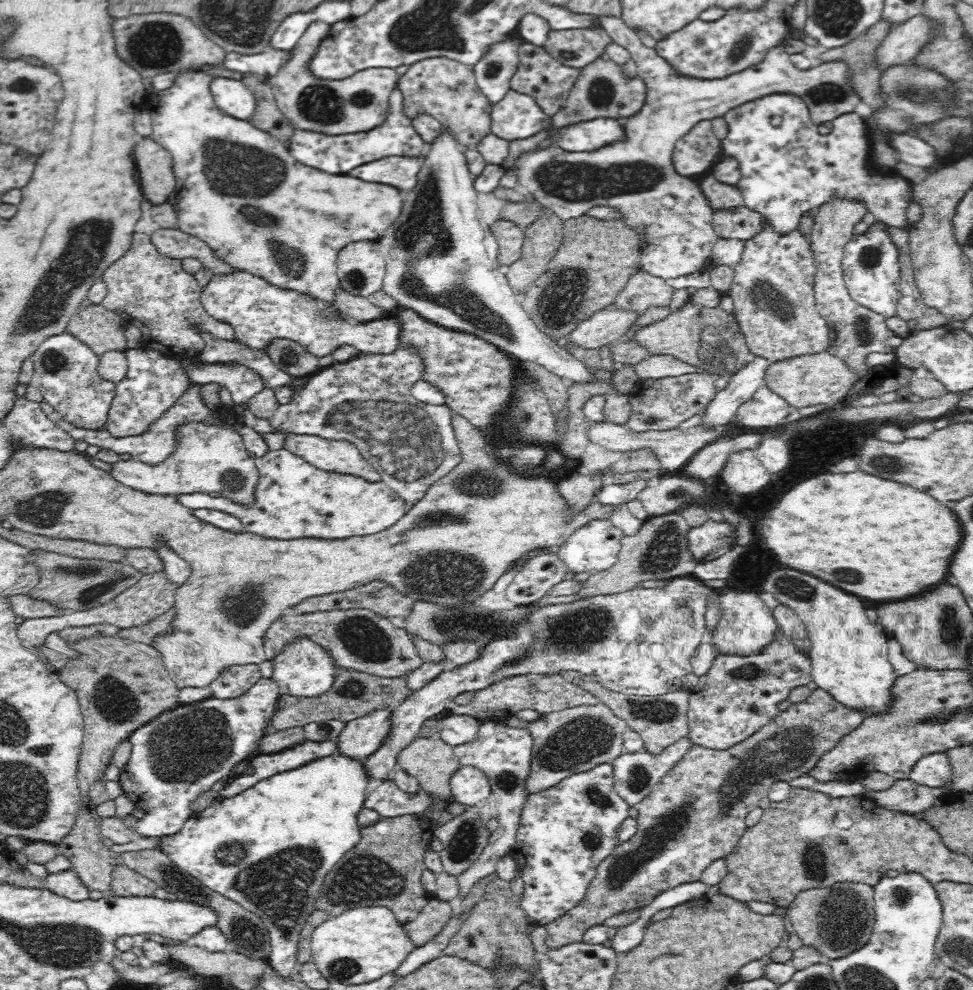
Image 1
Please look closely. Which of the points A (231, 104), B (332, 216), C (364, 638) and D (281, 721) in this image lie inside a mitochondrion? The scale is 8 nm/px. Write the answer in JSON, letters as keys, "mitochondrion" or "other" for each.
{"A":"other","B":"mitochondrion","C":"mitochondrion","D":"other"}

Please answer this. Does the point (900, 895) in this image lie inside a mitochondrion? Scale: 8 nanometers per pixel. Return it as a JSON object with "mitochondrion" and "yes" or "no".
{"mitochondrion":"yes"}

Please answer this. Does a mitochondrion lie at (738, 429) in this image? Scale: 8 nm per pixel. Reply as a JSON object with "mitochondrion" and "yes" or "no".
{"mitochondrion":"no"}

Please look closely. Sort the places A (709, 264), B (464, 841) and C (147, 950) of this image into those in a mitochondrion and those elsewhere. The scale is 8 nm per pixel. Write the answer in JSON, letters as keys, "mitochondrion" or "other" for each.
{"A":"other","B":"mitochondrion","C":"other"}

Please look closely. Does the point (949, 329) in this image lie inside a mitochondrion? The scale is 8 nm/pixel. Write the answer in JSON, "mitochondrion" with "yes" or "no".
{"mitochondrion":"no"}

